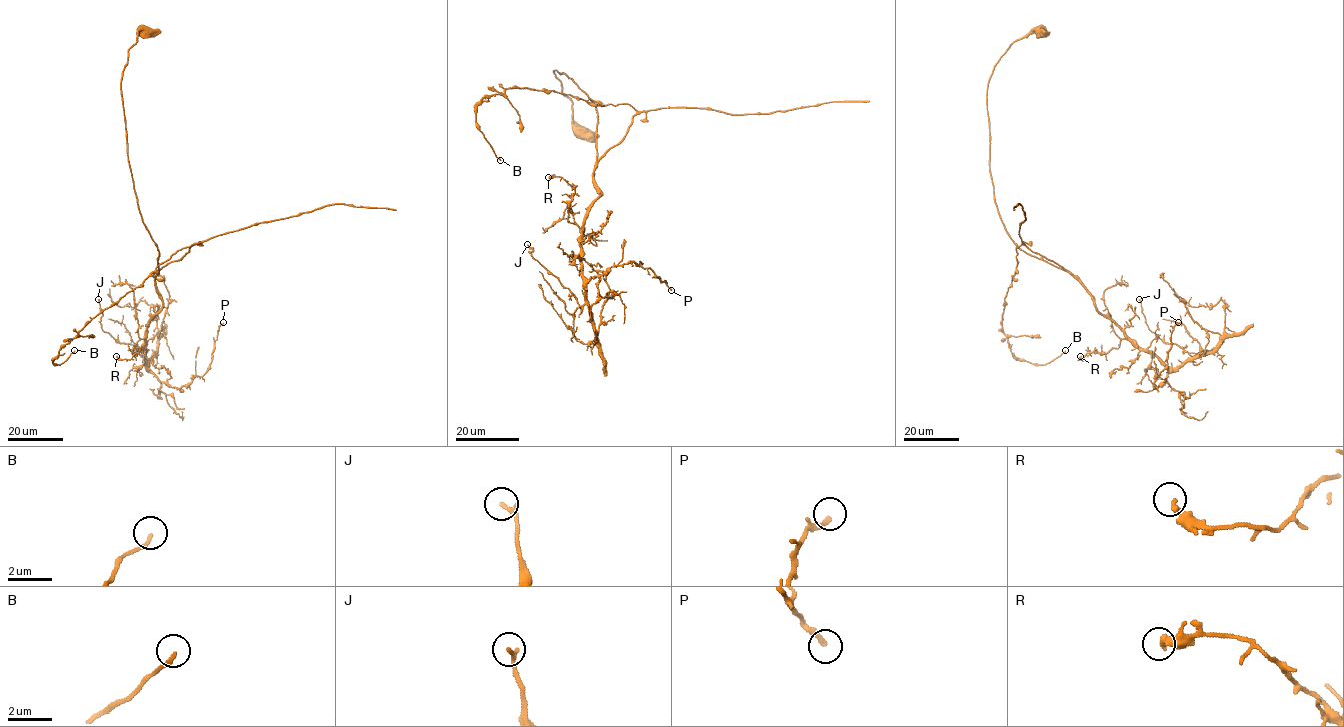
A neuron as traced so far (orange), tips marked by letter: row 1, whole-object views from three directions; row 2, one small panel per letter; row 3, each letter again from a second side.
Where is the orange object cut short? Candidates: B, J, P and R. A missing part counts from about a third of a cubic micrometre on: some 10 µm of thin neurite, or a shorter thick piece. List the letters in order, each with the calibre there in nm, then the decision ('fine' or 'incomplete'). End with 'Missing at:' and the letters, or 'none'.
B: calibre 190 nm; fine
J: calibre 200 nm; fine
P: calibre 240 nm; fine
R: calibre 300 nm; fine
Missing at: none

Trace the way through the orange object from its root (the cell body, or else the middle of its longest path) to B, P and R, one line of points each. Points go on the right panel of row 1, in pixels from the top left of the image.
B: (1042, 34), (990, 78), (989, 168), (1011, 239), (1064, 269), (1016, 248), (1010, 350), (1065, 350)
P: (1042, 34), (1016, 39), (988, 84), (1000, 219), (1169, 370), (1157, 388), (1178, 322)
R: (1042, 34), (1016, 39), (990, 78), (989, 168), (1011, 239), (1068, 270), (1123, 333), (1117, 348), (1080, 356)

